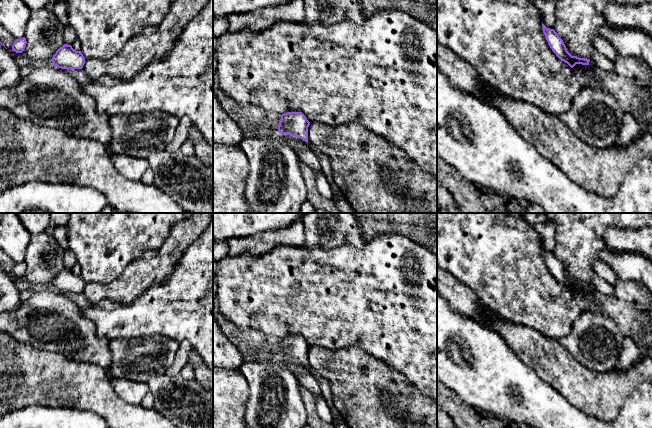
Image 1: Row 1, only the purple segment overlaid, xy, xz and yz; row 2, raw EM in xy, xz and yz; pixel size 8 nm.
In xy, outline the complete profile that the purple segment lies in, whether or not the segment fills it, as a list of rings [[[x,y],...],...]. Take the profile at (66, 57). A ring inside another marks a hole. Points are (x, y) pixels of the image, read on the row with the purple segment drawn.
[[[64,44],[53,55],[53,65],[61,69],[82,69],[85,58],[81,51],[76,51],[71,45]]]

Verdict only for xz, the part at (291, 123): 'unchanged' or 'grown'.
unchanged

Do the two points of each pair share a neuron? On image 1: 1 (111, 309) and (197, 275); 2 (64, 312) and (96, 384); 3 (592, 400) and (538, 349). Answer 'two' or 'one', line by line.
1: one
2: two
3: one

